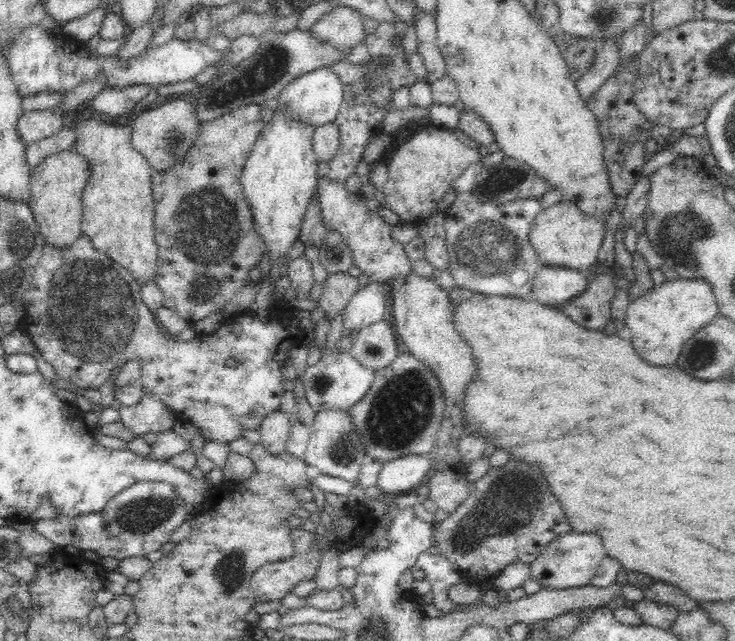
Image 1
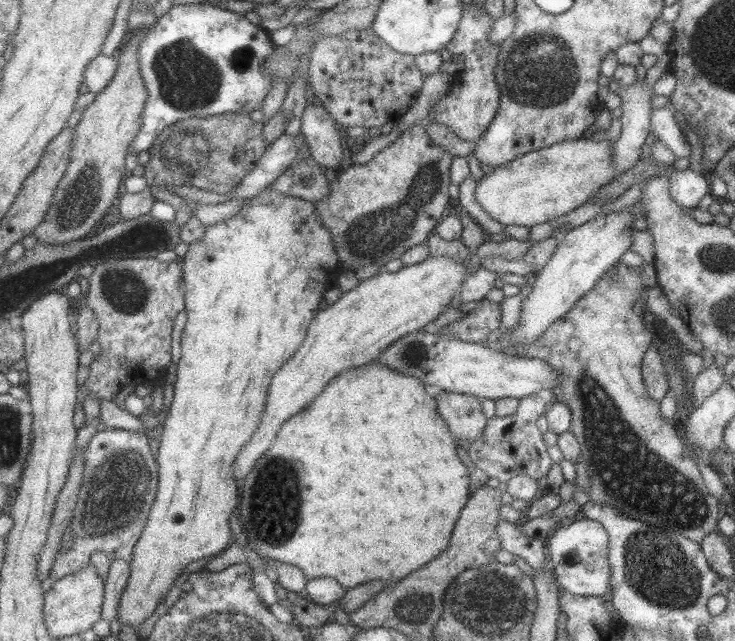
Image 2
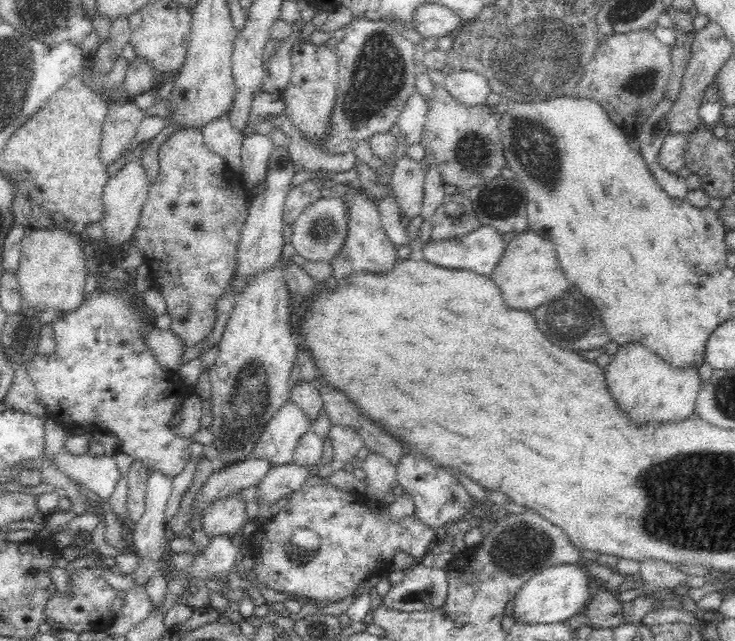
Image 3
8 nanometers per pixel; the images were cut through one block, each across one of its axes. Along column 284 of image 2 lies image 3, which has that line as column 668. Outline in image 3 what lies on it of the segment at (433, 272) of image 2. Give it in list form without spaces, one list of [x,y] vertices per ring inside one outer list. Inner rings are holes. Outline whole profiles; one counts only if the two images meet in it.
[[[638,341],[619,345],[619,350],[606,367],[605,377],[608,390],[618,402],[620,410],[624,410],[624,414],[628,414],[636,422],[672,422],[688,419],[688,416],[694,413],[697,394],[704,384],[698,368],[689,365],[678,369]]]

